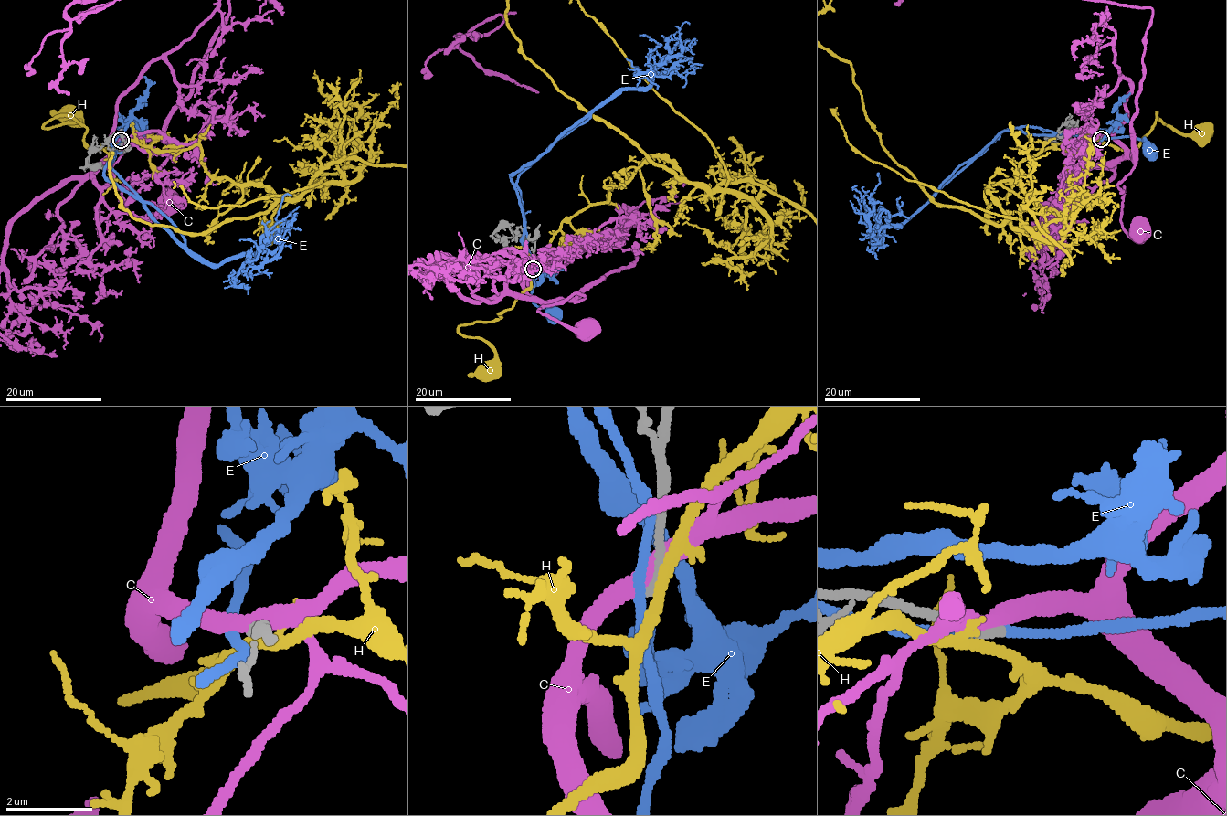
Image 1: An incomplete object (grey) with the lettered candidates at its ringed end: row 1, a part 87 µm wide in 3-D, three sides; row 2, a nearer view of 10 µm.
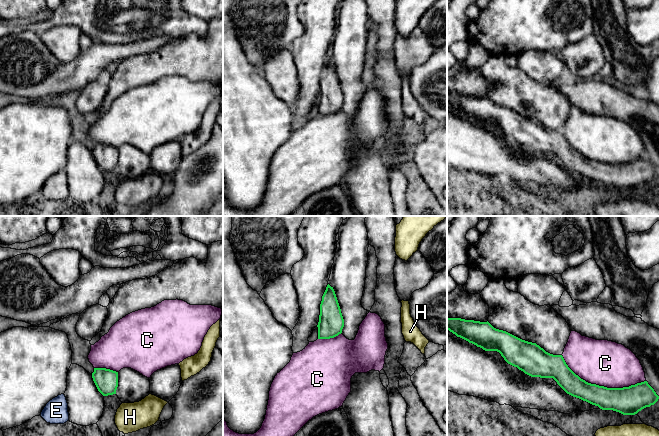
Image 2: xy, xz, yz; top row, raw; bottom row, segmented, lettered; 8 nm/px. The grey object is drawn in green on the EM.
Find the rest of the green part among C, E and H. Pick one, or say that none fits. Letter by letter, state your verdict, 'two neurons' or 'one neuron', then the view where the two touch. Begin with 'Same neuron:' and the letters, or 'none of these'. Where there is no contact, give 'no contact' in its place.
Same neuron: none of these
C: two neurons; meets green in yz
E: two neurons; no contact
H: two neurons; no contact

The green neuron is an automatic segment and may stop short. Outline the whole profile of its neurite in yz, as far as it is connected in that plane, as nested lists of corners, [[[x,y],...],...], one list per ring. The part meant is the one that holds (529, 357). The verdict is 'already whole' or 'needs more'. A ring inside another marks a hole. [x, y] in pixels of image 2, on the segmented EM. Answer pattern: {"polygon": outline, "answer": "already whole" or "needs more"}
{"polygon": [[[447,317],[447,330],[485,351],[499,352],[508,364],[531,377],[553,378],[567,394],[602,410],[635,415],[659,399],[647,381],[623,388],[588,383],[568,367],[562,355],[550,354],[536,343],[494,328],[488,321]]], "answer": "already whole"}

